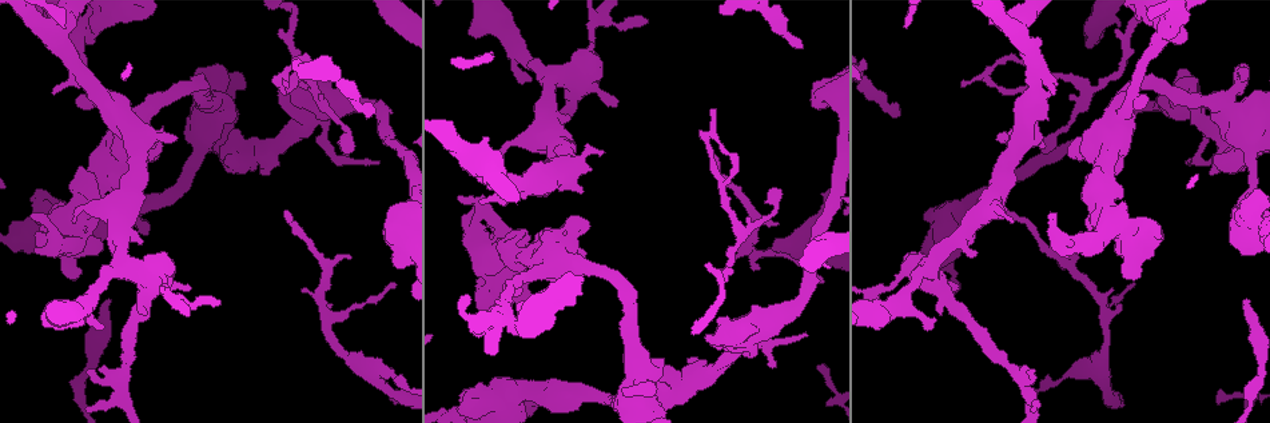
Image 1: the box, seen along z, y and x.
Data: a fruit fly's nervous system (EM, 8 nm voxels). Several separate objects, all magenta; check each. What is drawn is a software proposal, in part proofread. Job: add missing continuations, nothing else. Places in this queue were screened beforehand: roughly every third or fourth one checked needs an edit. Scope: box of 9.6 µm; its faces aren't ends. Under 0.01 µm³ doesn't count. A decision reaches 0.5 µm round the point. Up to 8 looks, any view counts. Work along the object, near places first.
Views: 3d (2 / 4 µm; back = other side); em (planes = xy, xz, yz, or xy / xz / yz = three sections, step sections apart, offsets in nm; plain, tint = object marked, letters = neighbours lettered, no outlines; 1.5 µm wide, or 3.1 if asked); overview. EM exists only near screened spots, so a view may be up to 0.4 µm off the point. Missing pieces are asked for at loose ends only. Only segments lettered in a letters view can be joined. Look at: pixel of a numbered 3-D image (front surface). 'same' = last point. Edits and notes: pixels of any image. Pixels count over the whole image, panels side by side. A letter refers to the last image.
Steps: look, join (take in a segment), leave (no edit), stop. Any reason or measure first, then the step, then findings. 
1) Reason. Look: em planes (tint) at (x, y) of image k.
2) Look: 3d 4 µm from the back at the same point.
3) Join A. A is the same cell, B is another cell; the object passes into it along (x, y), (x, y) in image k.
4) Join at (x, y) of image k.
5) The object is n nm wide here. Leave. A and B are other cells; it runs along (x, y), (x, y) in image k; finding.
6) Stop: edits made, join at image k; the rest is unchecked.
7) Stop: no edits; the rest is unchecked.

Free end. Look: 3d 2 µm at (374, 107) of image 1.

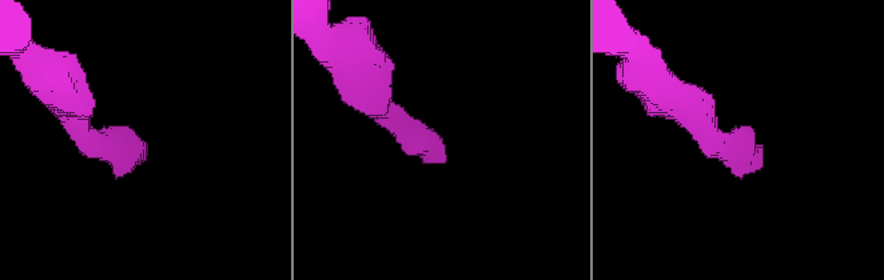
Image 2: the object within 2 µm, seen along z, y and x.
Shape alone is not enough. Look: em xy step 4 (tint) at (142, 144) of image 2.

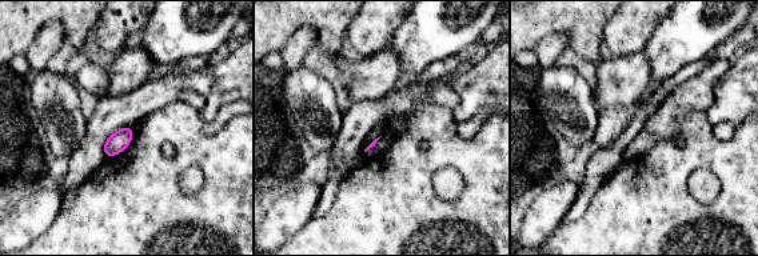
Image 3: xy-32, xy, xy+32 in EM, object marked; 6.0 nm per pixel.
Cut it another way. Look: em planes (letters) at the same point.

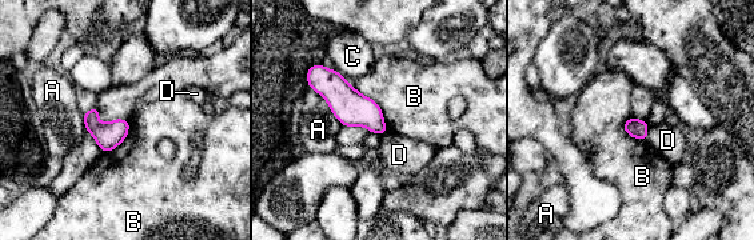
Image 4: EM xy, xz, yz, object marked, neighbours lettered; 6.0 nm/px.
Leave. A, B, C and D are other cells; a border runs along (348, 82), (378, 104), (389, 131) in image 4; none of them fits.

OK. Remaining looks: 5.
Look: em yz step 4 (tint) at (285, 210) of image 1.

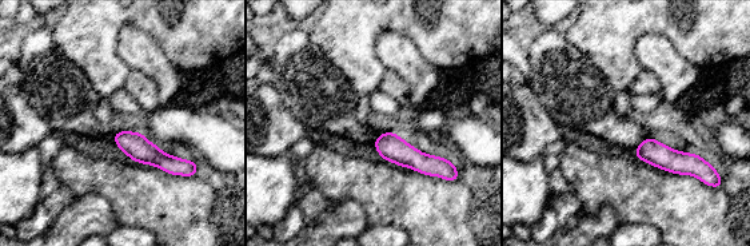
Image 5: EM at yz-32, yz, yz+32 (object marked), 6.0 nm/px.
Look: em planes (letters) at the same point.

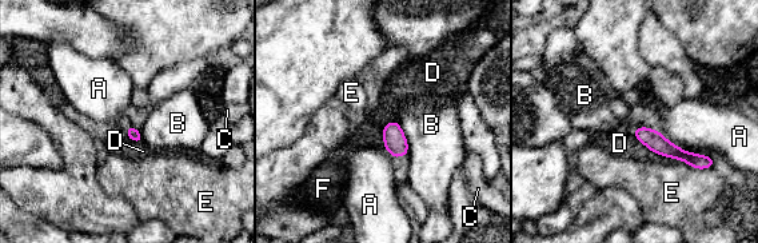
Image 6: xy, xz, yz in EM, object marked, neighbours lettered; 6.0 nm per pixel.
Leave. A, B, C, D, E and F are other cells; a border runs along (397, 122), (406, 139), (409, 154) in image 6; none of them fits.

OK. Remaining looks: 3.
Branch stops here. Look: 3d 4 µm at (109, 303) of image 1.

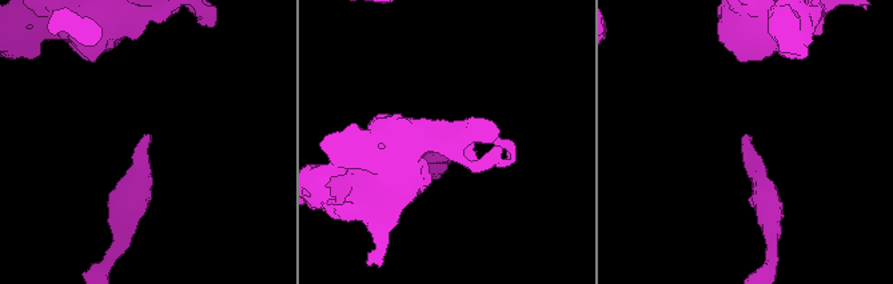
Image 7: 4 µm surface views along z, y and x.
Shape alone is not enough. Look: em xz step 8 (tint) at (145, 135) of image 7.

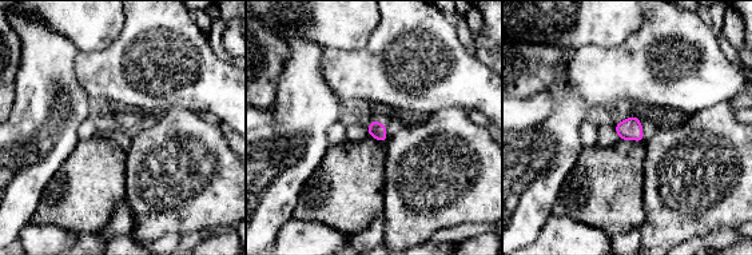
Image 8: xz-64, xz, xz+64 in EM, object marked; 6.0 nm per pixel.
Look: em planes (letters) at the same point.

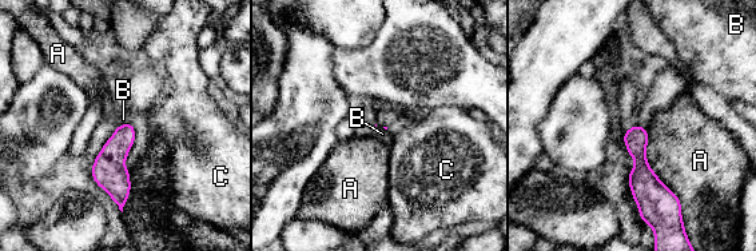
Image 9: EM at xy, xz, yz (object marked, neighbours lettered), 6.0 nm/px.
Leave. A, B and C are other cells; a border runs along (637, 123), (647, 130) in image 9; none of them fits.

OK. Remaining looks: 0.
Stop: no edits; the rest is unchecked.

